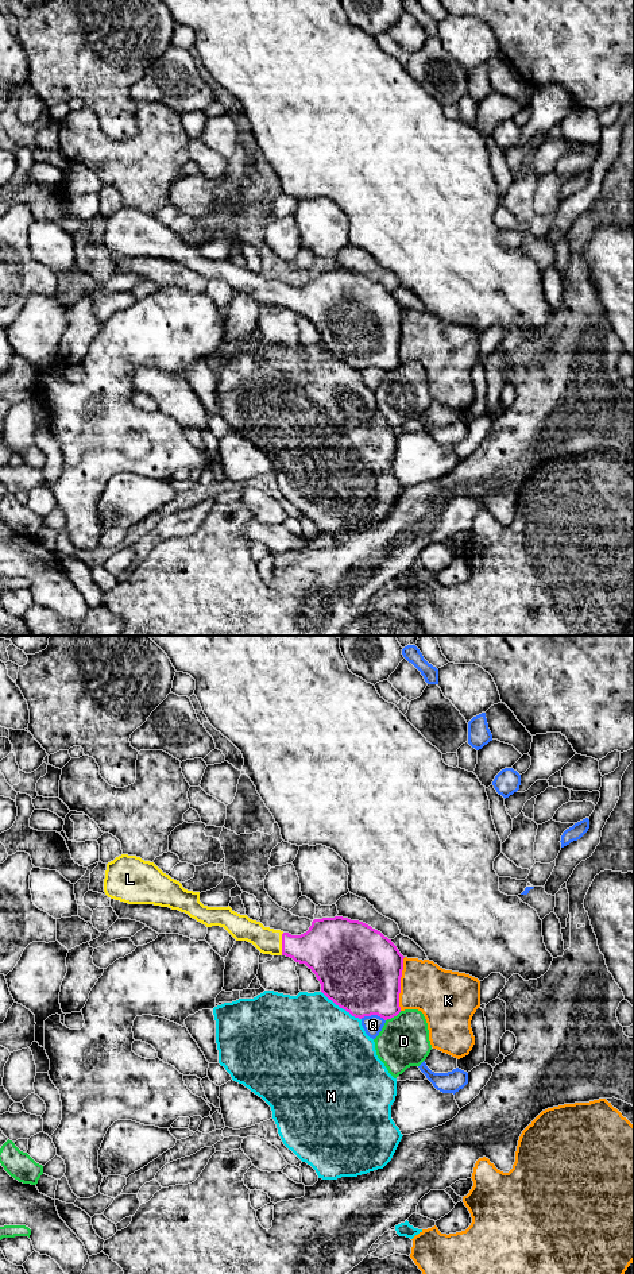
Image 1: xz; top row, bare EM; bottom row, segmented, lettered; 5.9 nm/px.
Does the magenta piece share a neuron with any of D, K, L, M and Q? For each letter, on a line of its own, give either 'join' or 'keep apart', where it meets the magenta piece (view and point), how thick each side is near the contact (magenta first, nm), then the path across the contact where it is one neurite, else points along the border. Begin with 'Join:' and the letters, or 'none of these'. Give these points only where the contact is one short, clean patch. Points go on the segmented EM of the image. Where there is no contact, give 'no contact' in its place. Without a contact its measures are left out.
Join: L
D: keep apart; meets magenta in xz at (393, 1016); 380 nm thick on the magenta side, 300 nm on the other
K: keep apart; meets magenta in xz at (399, 984); 480 nm thick on the magenta side, 300 nm on the other
L: join; meets magenta in xz at (282, 944); 300 nm thick on the magenta side, 160 nm on the other
M: keep apart; meets magenta in xz at (341, 1007); 500 nm thick on the magenta side, 480 nm on the other
Q: keep apart; meets magenta in xz at (372, 1014); 460 nm thick on the magenta side, 120 nm on the other

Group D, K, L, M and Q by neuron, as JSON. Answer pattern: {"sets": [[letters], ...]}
{"sets": [["D"], ["K"], ["L"], ["M"], ["Q"]]}

